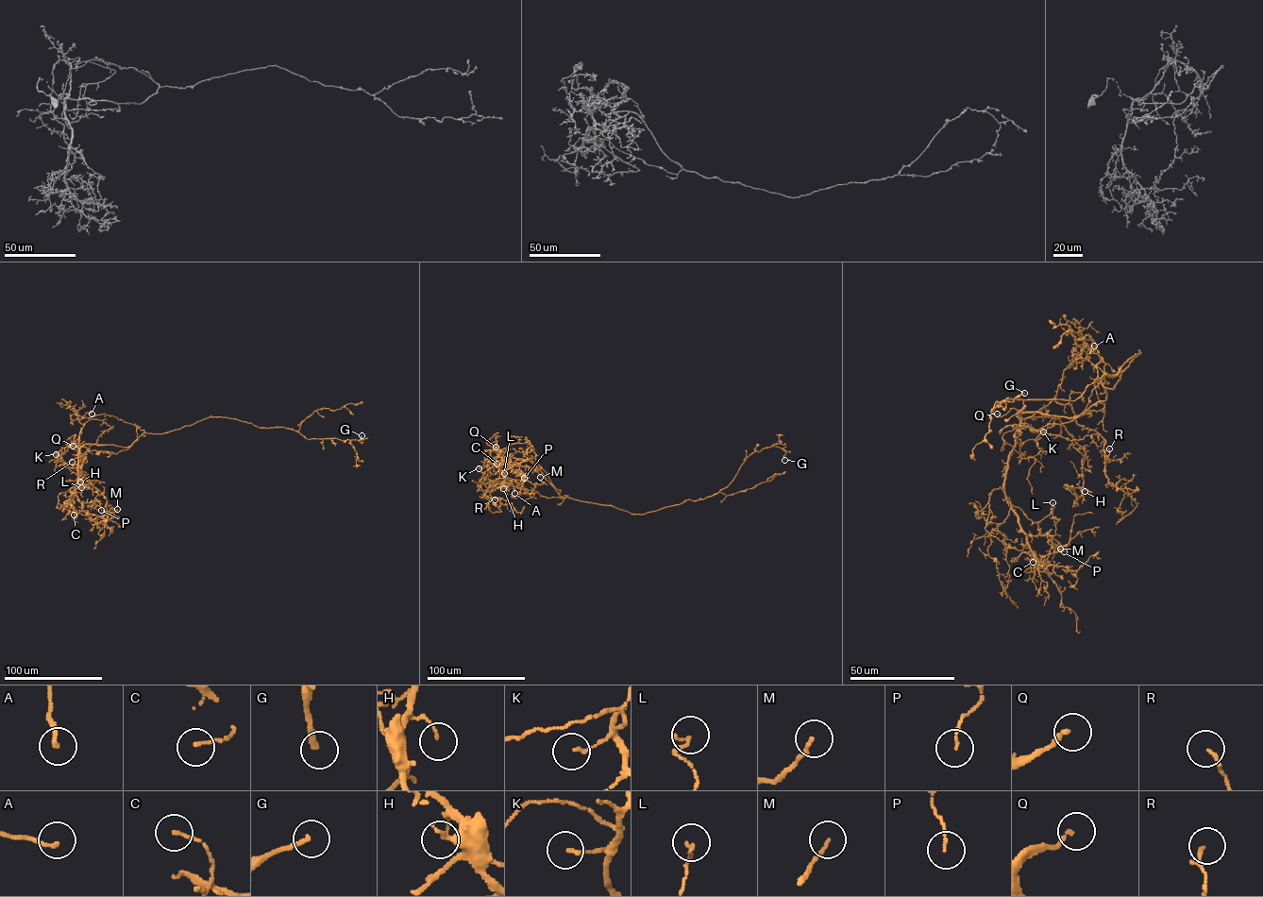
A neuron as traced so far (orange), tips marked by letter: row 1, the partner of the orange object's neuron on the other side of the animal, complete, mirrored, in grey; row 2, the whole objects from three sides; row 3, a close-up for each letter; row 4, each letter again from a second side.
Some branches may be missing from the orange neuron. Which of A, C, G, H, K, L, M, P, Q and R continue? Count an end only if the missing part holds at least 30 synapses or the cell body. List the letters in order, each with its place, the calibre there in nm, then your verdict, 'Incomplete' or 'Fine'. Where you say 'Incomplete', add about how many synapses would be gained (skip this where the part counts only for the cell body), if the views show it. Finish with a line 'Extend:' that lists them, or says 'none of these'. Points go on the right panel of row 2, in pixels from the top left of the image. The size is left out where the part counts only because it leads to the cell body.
A: Place: (1094, 346). Thickness 160 nm. Fine
C: Place: (1033, 562). Thickness 120 nm. Fine
G: Place: (1024, 393). Thickness 220 nm. Incomplete. Roughly 35 synapses
H: Place: (1085, 491). Thickness 100 nm. Fine
K: Place: (1043, 431). Thickness 130 nm. Fine
L: Place: (1052, 502). Thickness 150 nm. Fine
M: Place: (1060, 549). Thickness 160 nm. Fine
P: Place: (1064, 551). Thickness 90 nm. Fine
Q: Place: (997, 414). Thickness 170 nm. Incomplete
R: Place: (1109, 448). Thickness 140 nm. Fine
Extend: G, Q

